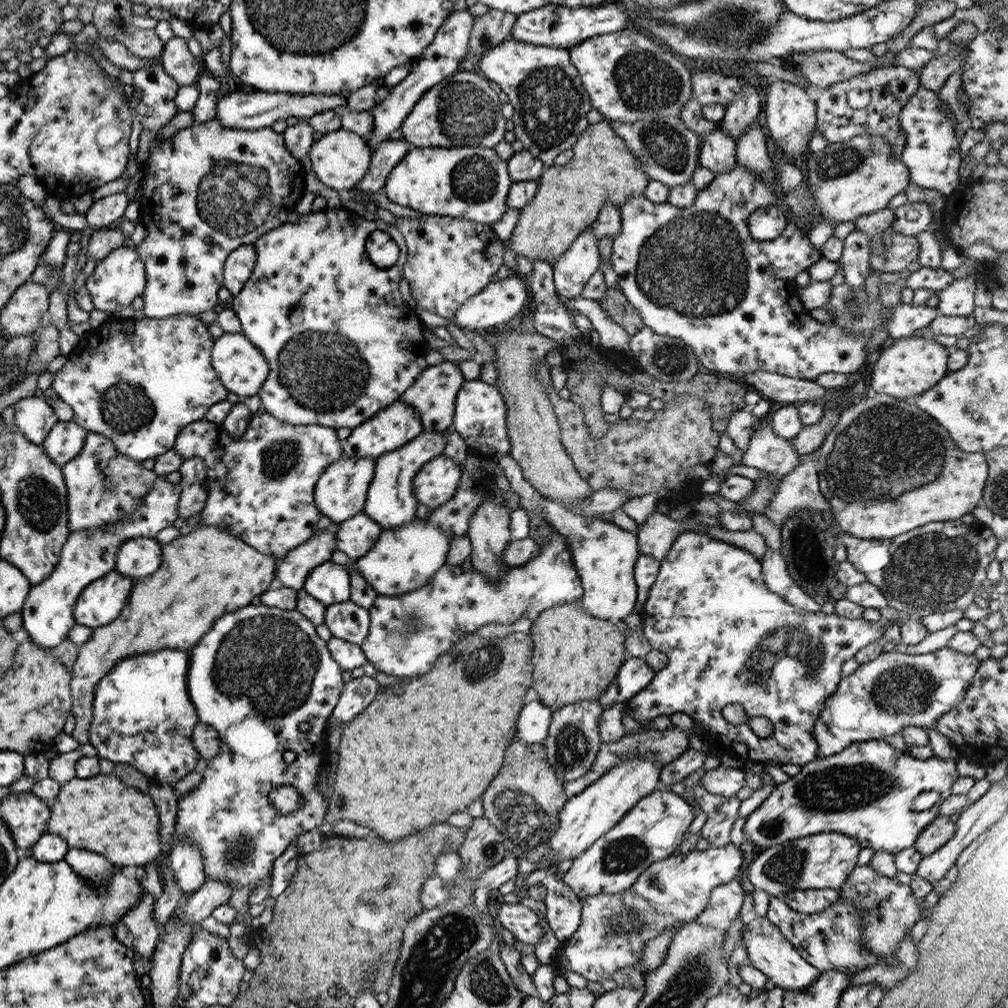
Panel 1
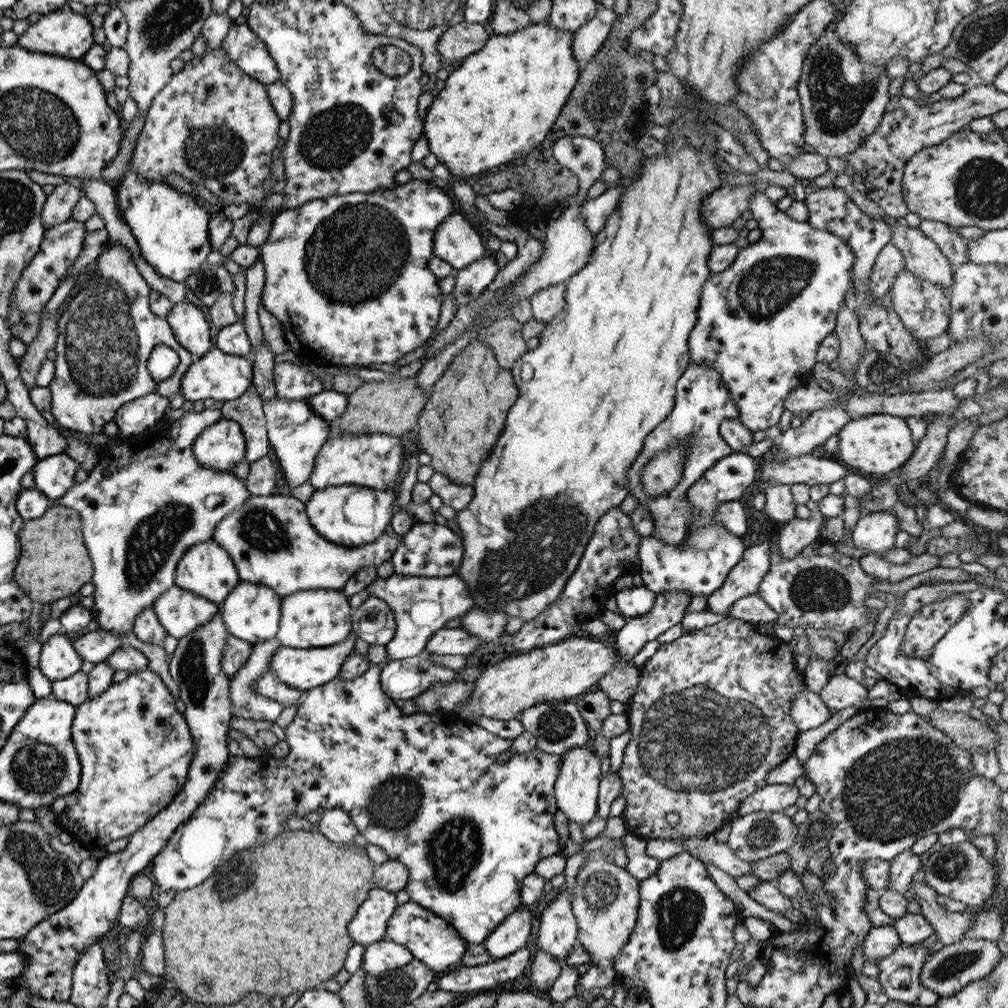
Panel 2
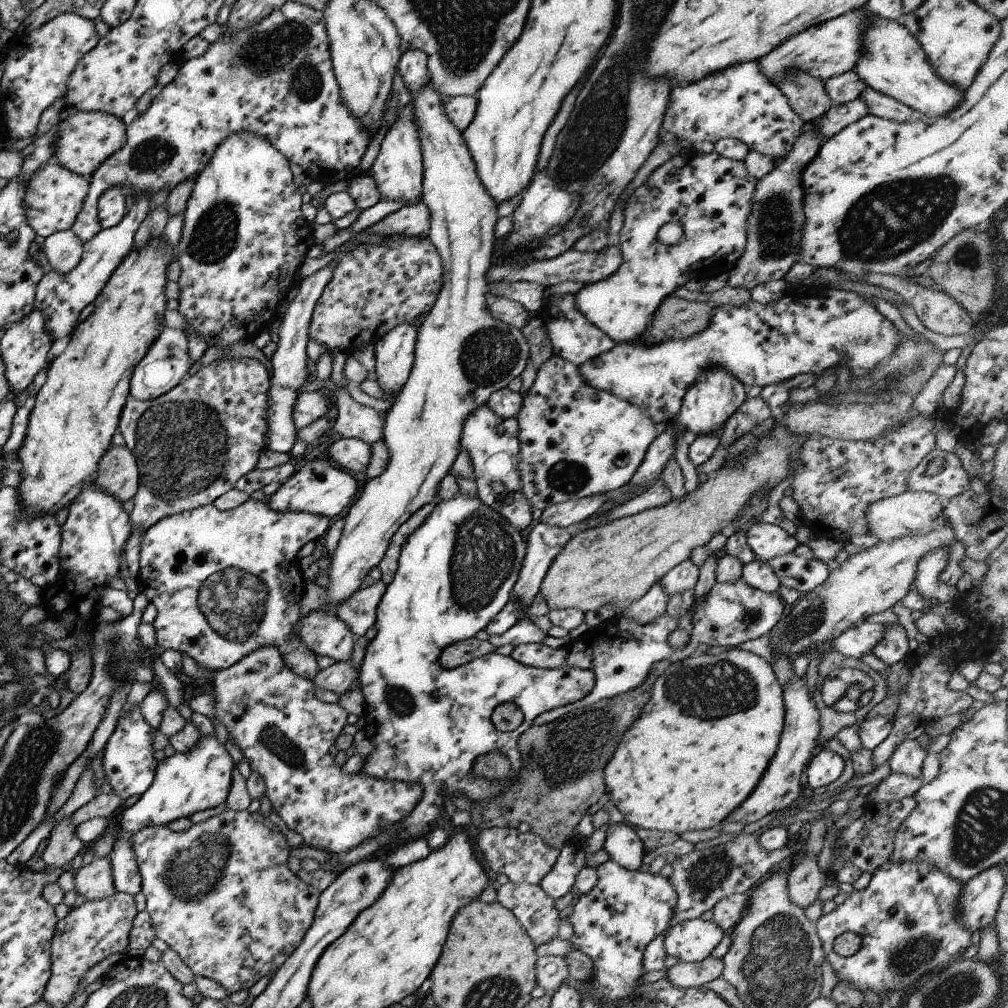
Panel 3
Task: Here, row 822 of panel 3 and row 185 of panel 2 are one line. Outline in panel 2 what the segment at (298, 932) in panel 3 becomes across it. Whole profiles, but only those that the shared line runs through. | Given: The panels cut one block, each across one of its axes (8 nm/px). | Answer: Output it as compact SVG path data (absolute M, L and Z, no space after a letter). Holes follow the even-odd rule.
M217 47L184 62L184 67L157 91L146 110L141 132L134 140L128 169L146 180L165 180L167 174L176 172L188 183L204 186L224 206L245 203L253 209L260 208L275 181L269 173L269 164L273 150L281 143L277 136L279 122L264 84L245 74Z

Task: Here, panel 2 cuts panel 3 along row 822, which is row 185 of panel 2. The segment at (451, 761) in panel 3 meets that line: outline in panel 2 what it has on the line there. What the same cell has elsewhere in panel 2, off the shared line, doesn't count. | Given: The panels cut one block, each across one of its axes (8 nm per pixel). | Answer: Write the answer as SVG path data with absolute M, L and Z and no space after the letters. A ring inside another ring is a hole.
M410 179L406 183L395 185L393 190L371 193L350 193L333 195L325 199L305 202L299 208L278 210L271 223L269 237L258 247L260 258L265 268L264 283L260 296L263 308L272 314L281 325L283 339L289 349L302 363L314 363L319 366L356 366L368 364L393 363L398 358L417 350L433 334L439 318L439 306L443 299L439 288L438 278L427 268L429 260L434 256L432 250L435 228L449 218L449 214L459 211L454 198L447 189L430 185L429 181Z

